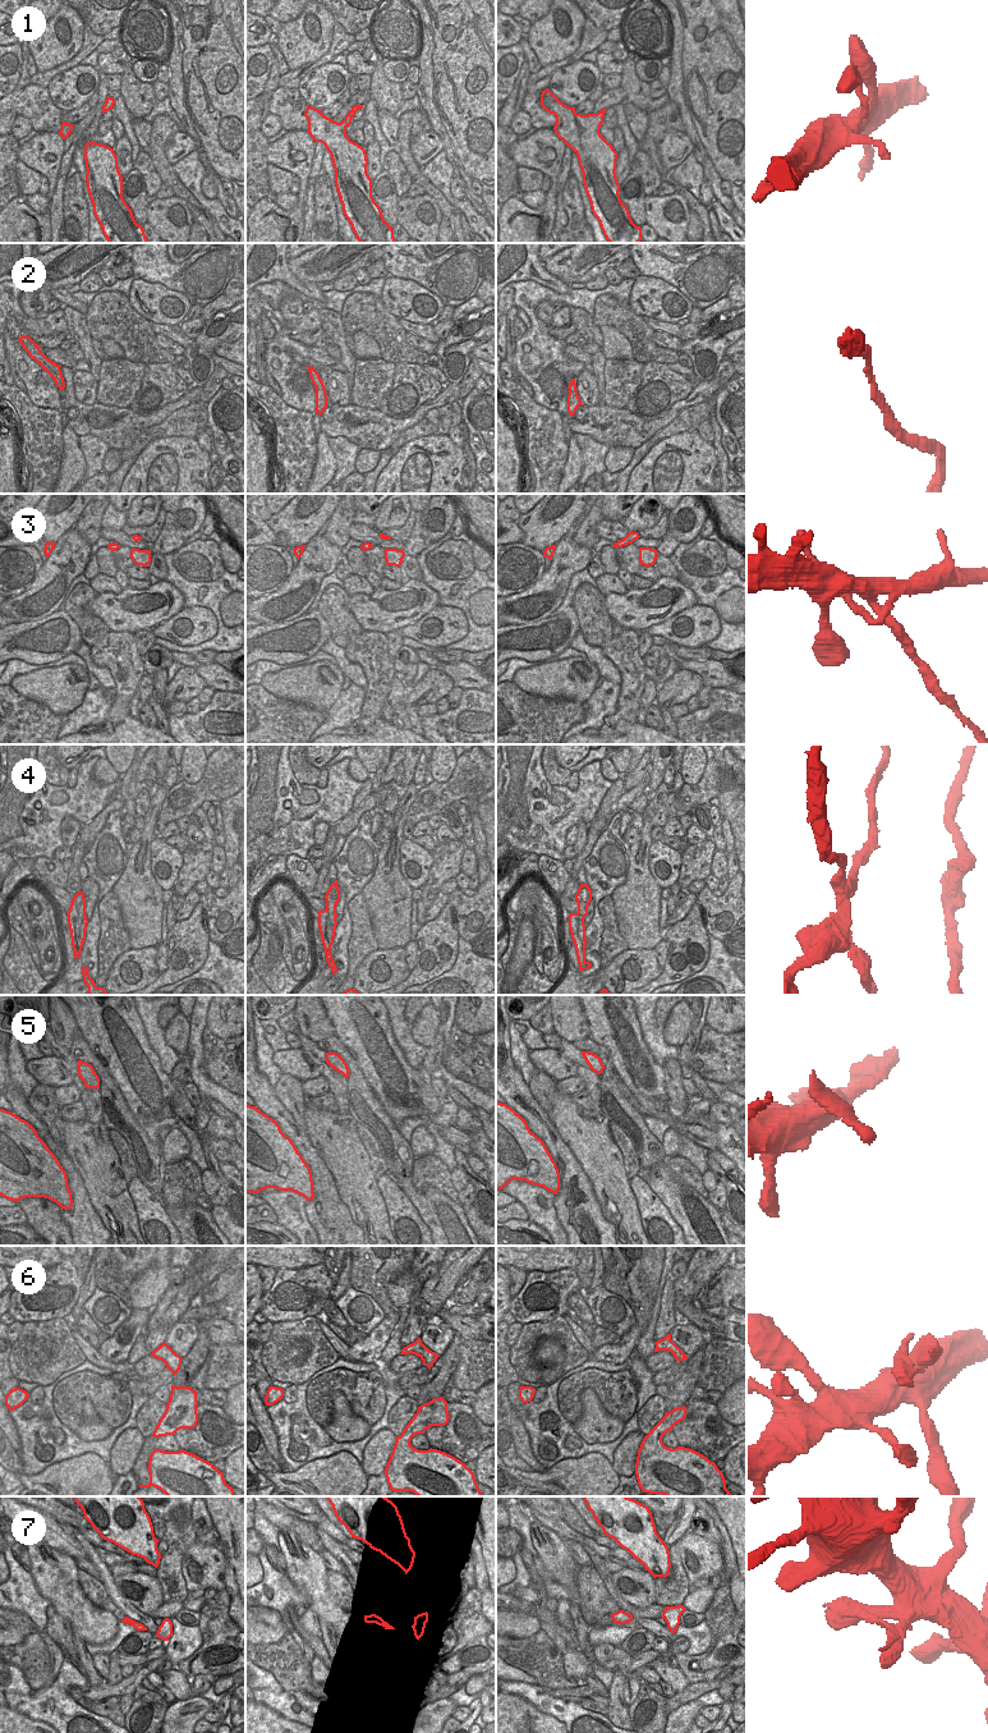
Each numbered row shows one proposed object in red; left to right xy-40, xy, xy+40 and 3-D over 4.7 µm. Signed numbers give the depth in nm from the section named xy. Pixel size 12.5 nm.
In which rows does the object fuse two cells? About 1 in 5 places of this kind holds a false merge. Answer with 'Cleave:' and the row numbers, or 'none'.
Cleave: 3, 4

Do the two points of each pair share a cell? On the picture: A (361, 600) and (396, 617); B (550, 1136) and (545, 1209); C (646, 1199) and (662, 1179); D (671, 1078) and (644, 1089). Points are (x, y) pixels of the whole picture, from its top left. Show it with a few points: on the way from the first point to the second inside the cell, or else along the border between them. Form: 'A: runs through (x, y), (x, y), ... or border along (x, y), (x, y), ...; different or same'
A: runs through (370, 609), (372, 611), (387, 611); same
B: border along (554, 1195), (555, 1216), (560, 1224); different
C: border along (637, 1176), (649, 1187), (670, 1214); different
D: border along (661, 1067), (665, 1073), (665, 1092), (667, 1095); different

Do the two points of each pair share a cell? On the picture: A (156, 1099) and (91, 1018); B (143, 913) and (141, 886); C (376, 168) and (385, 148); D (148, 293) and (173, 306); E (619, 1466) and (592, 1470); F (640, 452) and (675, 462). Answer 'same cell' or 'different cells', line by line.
A: same cell
B: same cell
C: different cells
D: same cell
E: different cells
F: different cells

